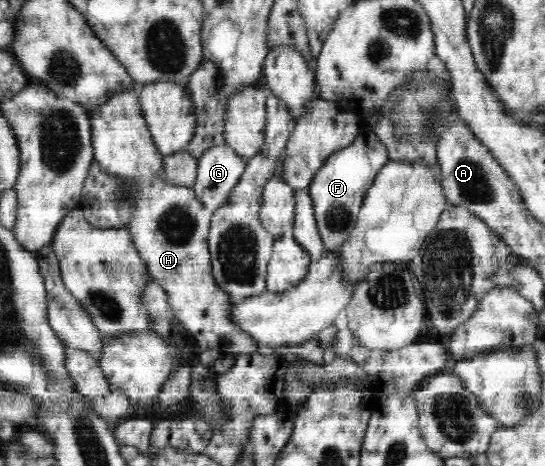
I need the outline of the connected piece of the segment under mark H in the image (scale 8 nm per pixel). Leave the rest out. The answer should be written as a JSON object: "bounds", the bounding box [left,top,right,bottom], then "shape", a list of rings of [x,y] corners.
{"bounds":[90,88,259,354],"shape":[[[133,88],[127,90],[126,93],[120,93],[112,95],[111,99],[108,99],[103,106],[94,107],[90,109],[91,114],[91,124],[94,130],[92,131],[92,149],[95,152],[95,162],[98,162],[98,165],[106,173],[113,175],[113,177],[121,178],[122,181],[132,181],[133,185],[137,186],[138,191],[135,193],[134,200],[134,209],[132,216],[128,220],[128,224],[125,225],[125,228],[128,229],[129,235],[133,239],[134,246],[136,250],[140,253],[140,258],[147,263],[148,273],[151,275],[151,278],[156,280],[157,286],[165,292],[165,295],[168,296],[169,307],[172,308],[173,317],[175,321],[180,326],[183,331],[190,331],[192,337],[196,339],[197,346],[196,350],[202,352],[207,349],[214,349],[214,347],[219,347],[220,351],[226,354],[240,354],[240,353],[255,353],[258,350],[259,343],[256,342],[254,336],[245,332],[242,328],[238,327],[238,324],[234,322],[234,315],[231,315],[231,310],[234,309],[234,301],[231,297],[228,296],[228,293],[220,288],[214,277],[212,276],[212,263],[211,263],[211,254],[209,251],[209,232],[211,229],[211,218],[213,217],[213,212],[208,210],[207,207],[204,207],[204,204],[196,198],[195,188],[188,185],[179,185],[173,184],[170,180],[166,179],[166,168],[164,167],[164,162],[166,161],[166,155],[163,155],[163,152],[159,150],[159,147],[156,147],[155,140],[152,139],[151,131],[148,130],[148,124],[145,122],[146,118],[143,116],[143,111],[141,105],[139,104],[138,88]]]}

